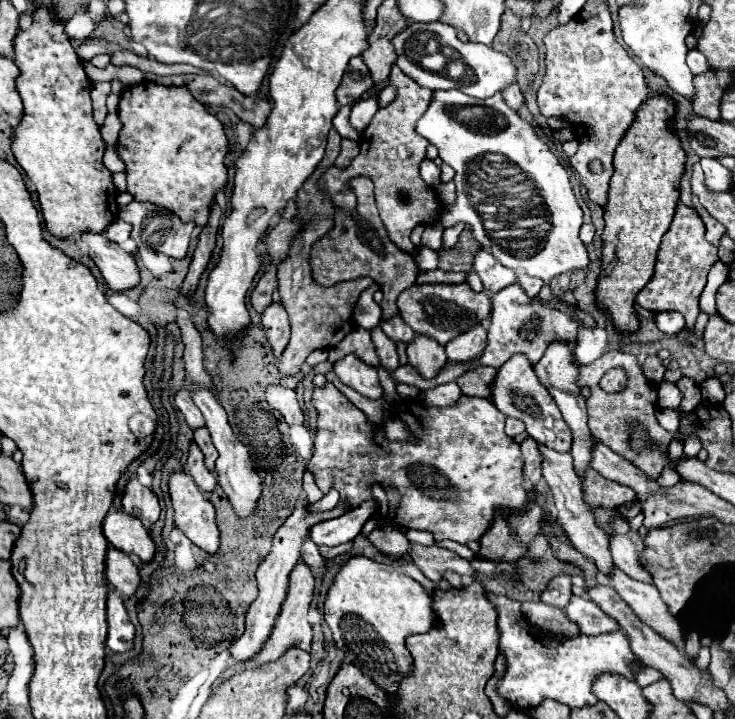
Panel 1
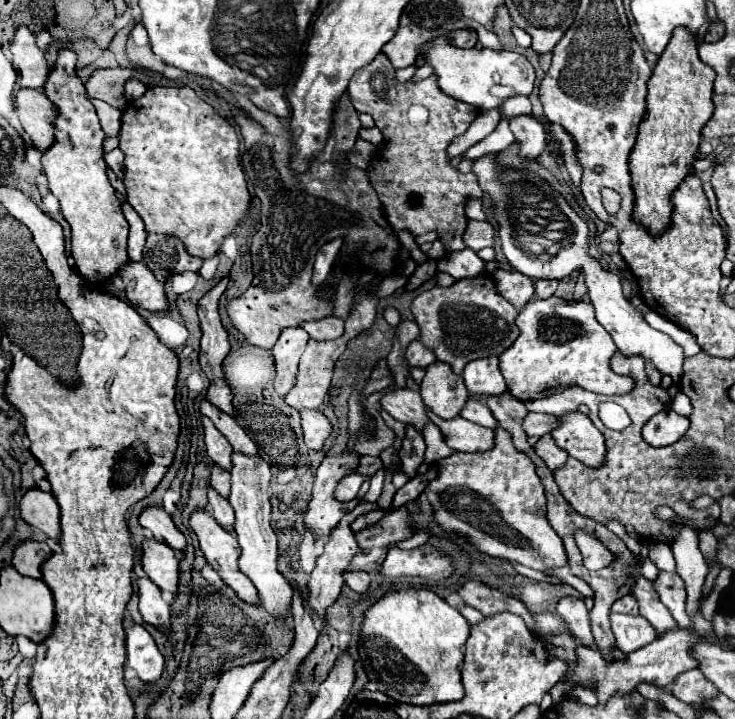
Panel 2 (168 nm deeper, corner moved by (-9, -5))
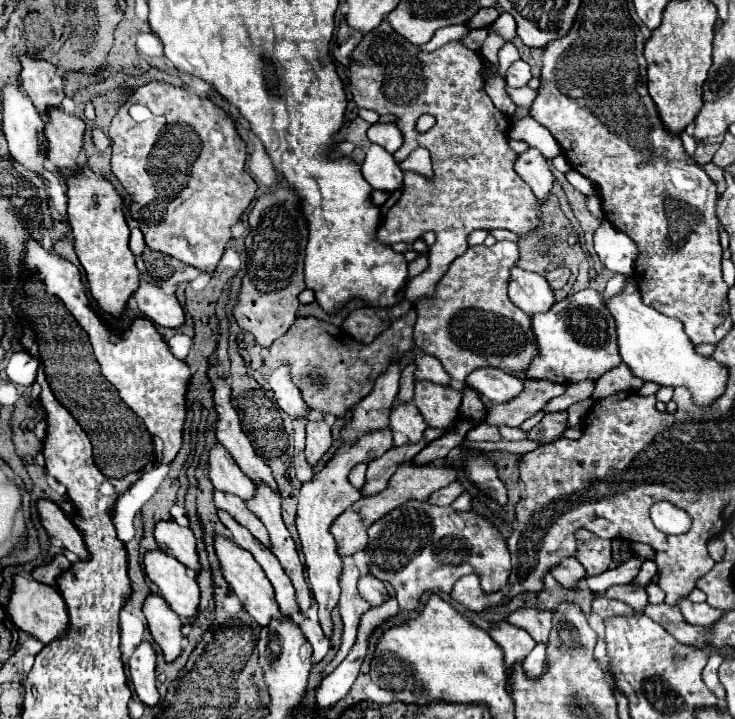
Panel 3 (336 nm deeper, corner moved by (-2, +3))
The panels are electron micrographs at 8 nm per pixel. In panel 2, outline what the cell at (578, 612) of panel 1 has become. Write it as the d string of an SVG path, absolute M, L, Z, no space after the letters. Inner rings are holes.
M611 613L611 629L615 633L617 645L623 653L633 653L649 643L653 643L659 633L641 615L619 615Z

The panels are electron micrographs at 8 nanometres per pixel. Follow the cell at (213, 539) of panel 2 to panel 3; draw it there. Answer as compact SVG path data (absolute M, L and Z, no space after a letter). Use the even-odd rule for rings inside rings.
M214 535L214 551L216 551L216 557L218 557L218 563L220 563L220 571L222 571L222 577L228 581L230 589L238 595L238 599L242 601L244 609L260 623L260 625L268 625L268 621L276 615L280 615L278 611L278 603L274 599L274 589L270 585L270 581L266 579L262 567L254 561L254 557L244 551L240 545L236 545L234 541L226 539L226 537L220 537L220 535Z

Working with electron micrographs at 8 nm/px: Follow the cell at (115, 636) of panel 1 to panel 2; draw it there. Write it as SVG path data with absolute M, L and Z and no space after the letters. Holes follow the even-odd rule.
M141 625L125 627L127 631L127 667L139 673L143 683L155 683L165 667L165 659L159 653L153 637Z

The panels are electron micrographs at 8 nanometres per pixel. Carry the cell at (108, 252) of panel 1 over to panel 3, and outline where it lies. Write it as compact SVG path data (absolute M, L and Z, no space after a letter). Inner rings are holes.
M140 281L140 285L136 287L130 299L134 301L134 305L140 309L144 317L148 317L160 327L176 329L184 323L184 311L180 303L176 301L174 295L164 293L160 285Z

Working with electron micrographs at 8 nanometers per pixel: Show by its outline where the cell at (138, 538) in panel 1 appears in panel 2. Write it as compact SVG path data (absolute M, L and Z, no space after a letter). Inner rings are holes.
M155 539L143 543L143 571L149 579L163 591L177 595L179 591L179 559L169 545L163 545Z

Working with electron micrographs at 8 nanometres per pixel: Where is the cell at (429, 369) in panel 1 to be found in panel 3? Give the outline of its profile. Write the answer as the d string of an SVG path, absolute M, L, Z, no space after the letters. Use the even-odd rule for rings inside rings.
M416 381L414 403L430 427L444 429L460 409L460 391L452 385L432 385L432 381Z

